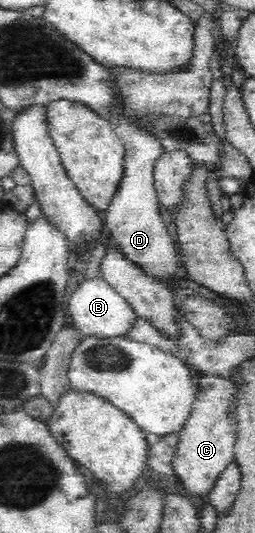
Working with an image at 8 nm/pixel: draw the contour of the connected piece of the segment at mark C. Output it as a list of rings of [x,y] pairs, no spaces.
[[[207,375],[202,378],[191,416],[180,432],[178,449],[172,462],[173,474],[185,492],[184,498],[188,500],[202,498],[206,501],[215,490],[221,473],[234,461],[235,429],[233,421],[227,417],[231,394],[233,382],[230,379]]]

